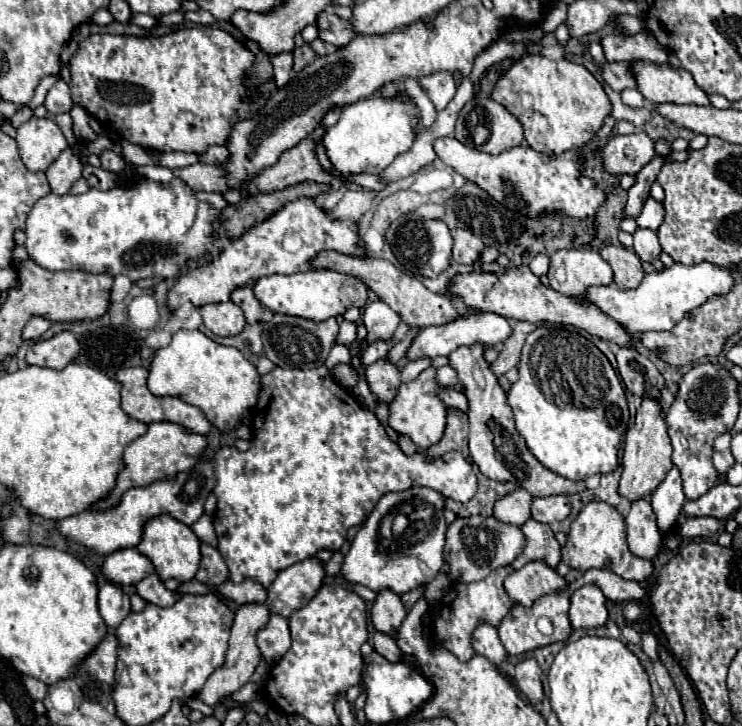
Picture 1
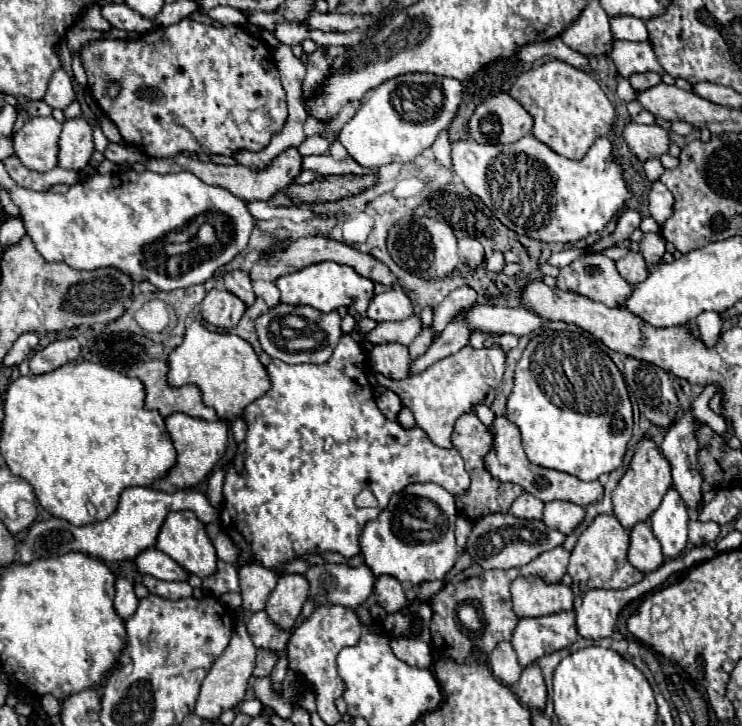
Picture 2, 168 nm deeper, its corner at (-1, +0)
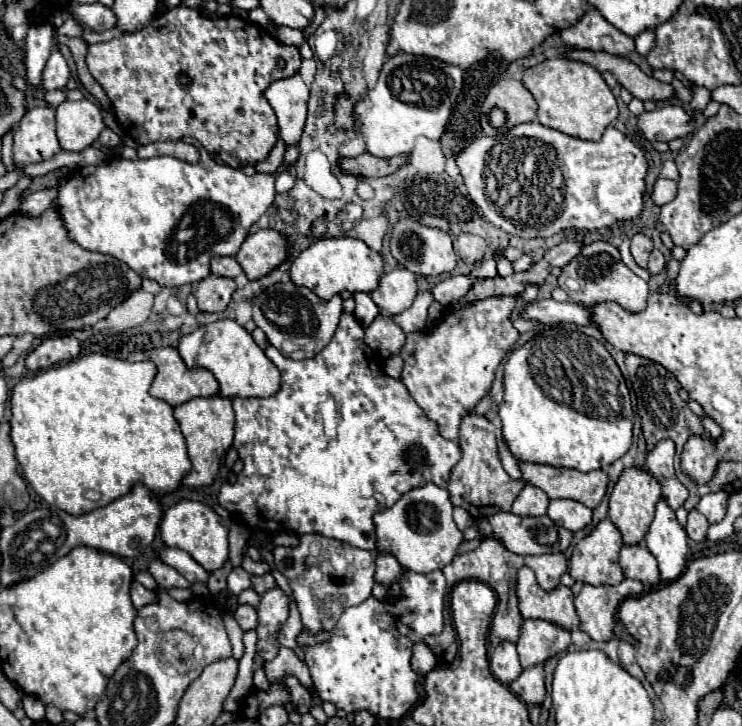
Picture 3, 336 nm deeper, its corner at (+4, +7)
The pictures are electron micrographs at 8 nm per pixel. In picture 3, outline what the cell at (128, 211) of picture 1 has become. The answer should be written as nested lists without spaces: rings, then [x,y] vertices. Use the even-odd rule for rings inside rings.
[[[205,155],[195,165],[183,163],[175,157],[153,157],[137,161],[115,159],[111,163],[77,169],[65,183],[57,187],[53,207],[63,219],[69,239],[79,247],[111,255],[127,263],[139,277],[153,279],[161,287],[179,287],[185,283],[199,283],[209,277],[209,261],[213,257],[237,255],[241,243],[249,233],[249,227],[271,207],[275,199],[275,179],[281,171],[291,171],[291,165],[281,163],[281,169],[275,173],[245,175],[233,167],[217,165],[209,155]],[[191,225],[195,225],[195,237],[177,237],[179,229],[189,229]]]

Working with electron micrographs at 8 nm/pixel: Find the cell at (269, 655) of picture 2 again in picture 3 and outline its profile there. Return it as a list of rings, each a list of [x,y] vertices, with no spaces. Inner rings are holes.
[[[273,587],[261,595],[259,607],[259,625],[257,625],[257,655],[263,661],[275,659],[279,651],[279,629],[289,617],[289,597],[283,589]]]

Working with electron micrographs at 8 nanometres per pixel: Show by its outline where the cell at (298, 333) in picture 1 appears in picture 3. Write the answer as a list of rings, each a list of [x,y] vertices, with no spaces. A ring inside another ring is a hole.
[[[291,281],[267,287],[267,291],[263,291],[253,301],[253,321],[257,323],[257,327],[267,335],[267,341],[275,349],[279,349],[283,355],[293,359],[307,359],[317,355],[331,341],[341,313],[343,309],[341,309],[339,295],[335,295],[329,301],[323,301],[315,293],[307,291],[307,287],[295,287]],[[285,341],[291,341],[293,345],[297,345],[297,351],[293,353],[283,351]],[[295,353],[299,353],[299,357]]]

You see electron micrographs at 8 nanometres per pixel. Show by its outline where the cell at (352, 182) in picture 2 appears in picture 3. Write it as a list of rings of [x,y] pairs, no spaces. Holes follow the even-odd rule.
[[[363,153],[363,155],[353,157],[353,159],[341,159],[339,167],[343,173],[355,175],[355,177],[385,177],[385,175],[395,173],[405,163],[407,163],[407,155],[379,159],[379,157]]]

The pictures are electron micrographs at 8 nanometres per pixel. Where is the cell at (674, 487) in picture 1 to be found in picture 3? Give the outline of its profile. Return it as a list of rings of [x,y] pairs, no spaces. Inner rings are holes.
[[[665,499],[657,503],[655,519],[645,535],[645,545],[655,555],[663,581],[675,581],[685,567],[687,533]]]

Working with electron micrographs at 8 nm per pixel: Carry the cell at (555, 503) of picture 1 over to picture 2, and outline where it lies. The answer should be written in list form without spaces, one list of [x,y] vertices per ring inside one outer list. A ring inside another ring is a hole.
[[[548,502],[544,506],[544,524],[562,534],[572,534],[574,528],[584,520],[584,508],[572,502]]]

